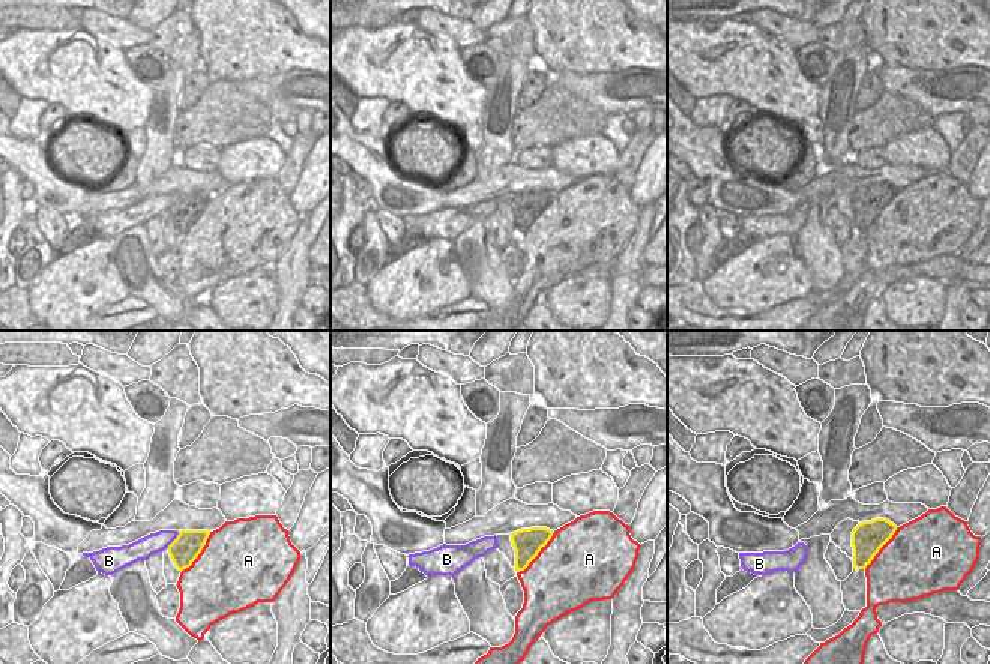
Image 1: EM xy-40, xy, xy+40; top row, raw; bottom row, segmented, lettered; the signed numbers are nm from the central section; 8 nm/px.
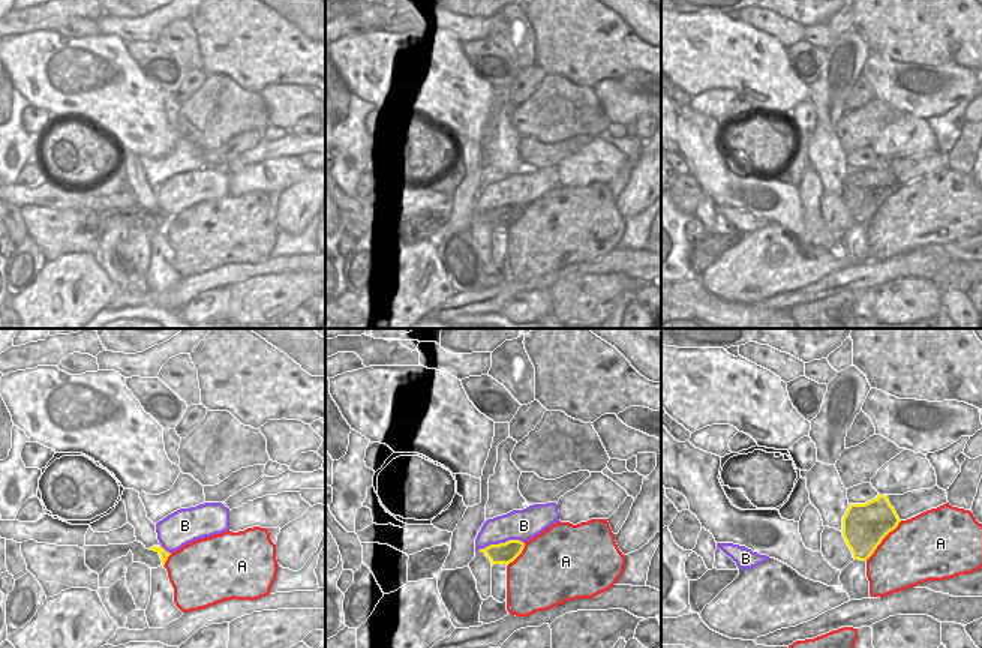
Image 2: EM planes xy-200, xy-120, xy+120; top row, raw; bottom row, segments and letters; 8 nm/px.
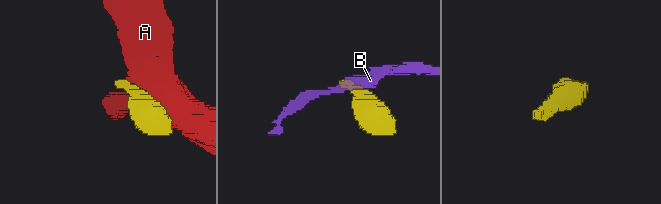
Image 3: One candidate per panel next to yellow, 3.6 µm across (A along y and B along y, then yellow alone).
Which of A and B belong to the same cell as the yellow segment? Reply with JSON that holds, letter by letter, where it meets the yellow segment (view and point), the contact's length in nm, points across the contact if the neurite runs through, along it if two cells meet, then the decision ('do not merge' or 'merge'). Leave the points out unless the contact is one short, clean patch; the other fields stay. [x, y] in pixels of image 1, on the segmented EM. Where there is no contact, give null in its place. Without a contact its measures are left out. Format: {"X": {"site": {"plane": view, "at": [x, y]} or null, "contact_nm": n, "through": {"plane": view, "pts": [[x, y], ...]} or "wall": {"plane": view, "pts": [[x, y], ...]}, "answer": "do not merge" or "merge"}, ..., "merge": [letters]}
{"A": {"site": {"plane": "xy", "at": [537, 555]}, "contact_nm": 460, "answer": "do not merge"}, "B": {"site": {"plane": "xy-40", "at": [175, 540]}, "contact_nm": 170, "answer": "do not merge"}, "merge": []}

